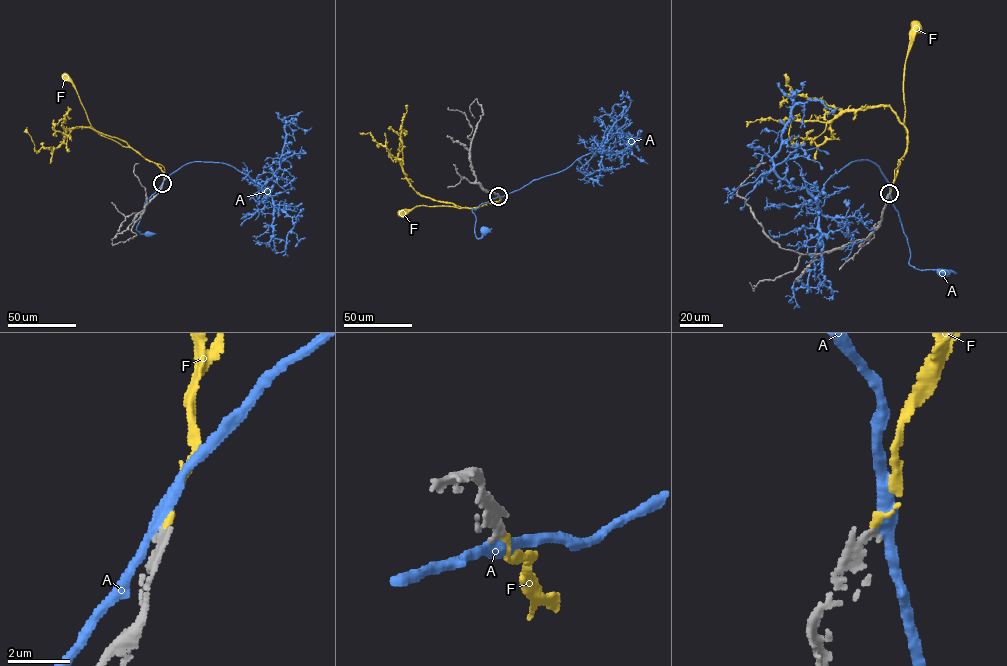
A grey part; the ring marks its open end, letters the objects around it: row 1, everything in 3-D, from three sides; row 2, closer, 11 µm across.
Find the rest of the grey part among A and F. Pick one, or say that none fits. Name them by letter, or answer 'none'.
F

